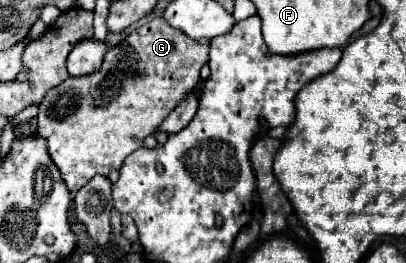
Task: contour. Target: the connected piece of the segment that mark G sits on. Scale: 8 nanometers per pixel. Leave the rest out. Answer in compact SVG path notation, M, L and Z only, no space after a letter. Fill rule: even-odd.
M156 17L132 31L128 39L110 49L104 57L102 69L86 77L68 77L62 85L50 89L40 103L34 135L46 139L48 155L62 173L64 183L72 193L82 189L94 175L108 175L120 169L124 159L134 153L144 137L152 135L156 127L174 111L174 107L196 89L200 69L208 61L208 43L200 43L184 35L180 29L170 27L162 17Z

